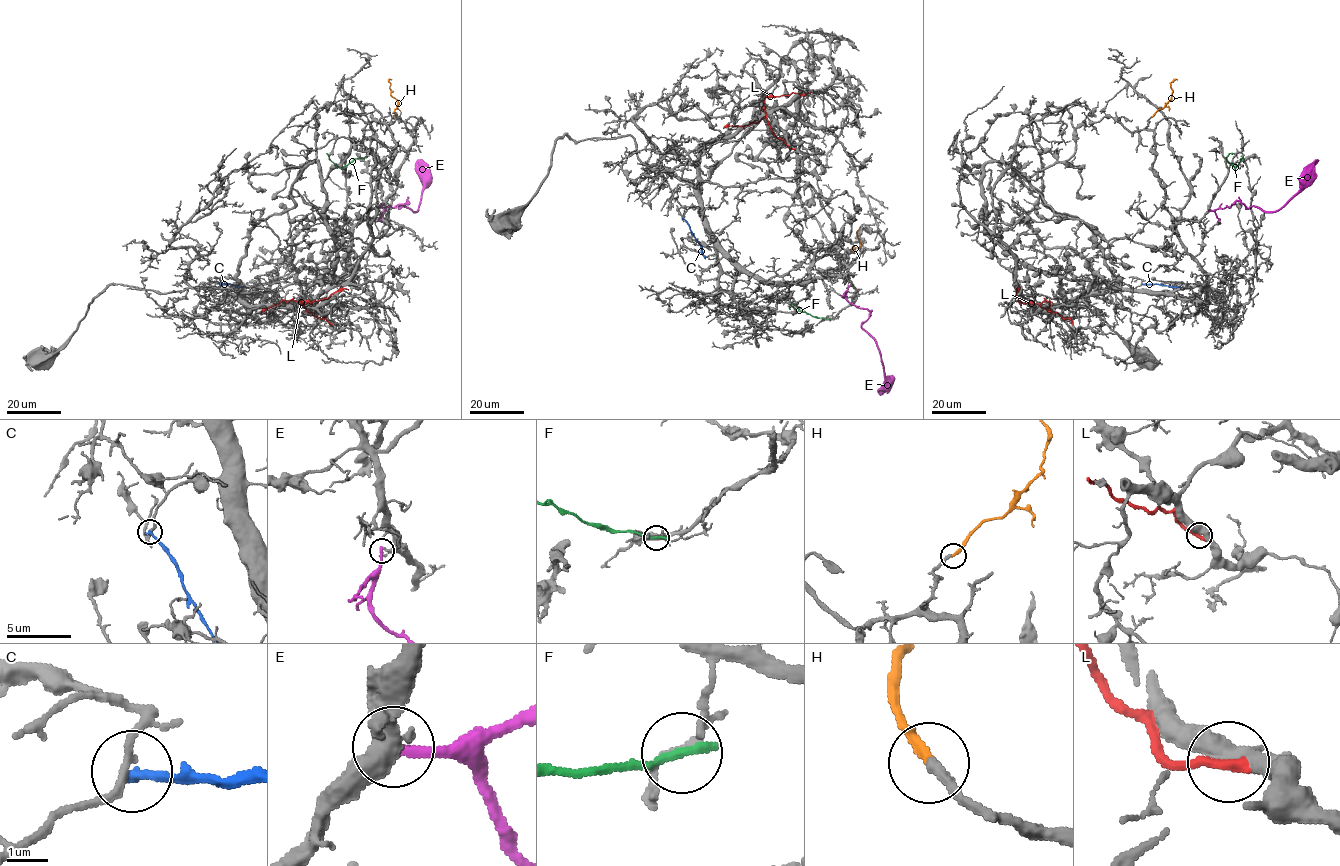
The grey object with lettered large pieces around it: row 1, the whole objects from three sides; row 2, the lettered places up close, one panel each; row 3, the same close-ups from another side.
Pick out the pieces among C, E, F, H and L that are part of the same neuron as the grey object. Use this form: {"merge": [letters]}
{"merge": ["H"]}

